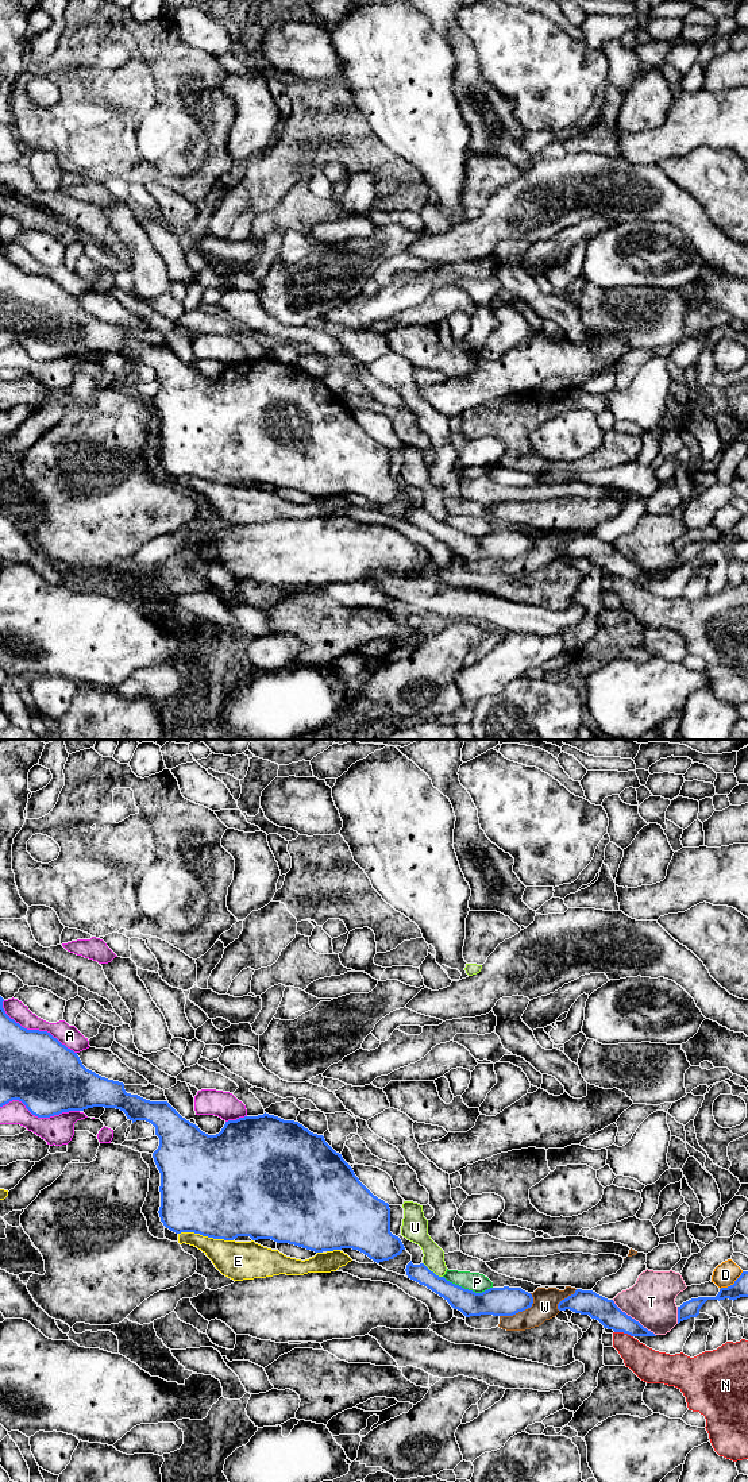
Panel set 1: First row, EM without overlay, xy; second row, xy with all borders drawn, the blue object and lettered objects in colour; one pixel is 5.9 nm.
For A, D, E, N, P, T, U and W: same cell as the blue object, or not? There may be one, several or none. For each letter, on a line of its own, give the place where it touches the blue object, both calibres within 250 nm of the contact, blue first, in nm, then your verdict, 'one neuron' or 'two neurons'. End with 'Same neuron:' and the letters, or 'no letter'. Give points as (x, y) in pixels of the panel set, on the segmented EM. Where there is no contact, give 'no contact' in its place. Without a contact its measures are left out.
A: meets blue in xy at (35, 1030); 420 nm thick on the blue side, 120 nm on the other; two neurons
D: meets blue in xy at (733, 1284); 100 nm thick on the blue side, 140 nm on the other; two neurons
E: meets blue in xy at (205, 1235); 500 nm thick on the blue side, 220 nm on the other; two neurons
N: meets blue in xy at (624, 1332); 150 nm thick on the blue side, 190 nm on the other; two neurons
P: meets blue in xy at (467, 1289); 180 nm thick on the blue side, 120 nm on the other; two neurons
T: meets blue in xy at (633, 1319); 150 nm thick on the blue side, 280 nm on the other; two neurons
U: meets blue in xy at (432, 1272); 140 nm thick on the blue side, 130 nm on the other; two neurons
W: meets blue in xy at (520, 1311); 180 nm thick on the blue side, 150 nm on the other; two neurons
Same neuron: no letter

